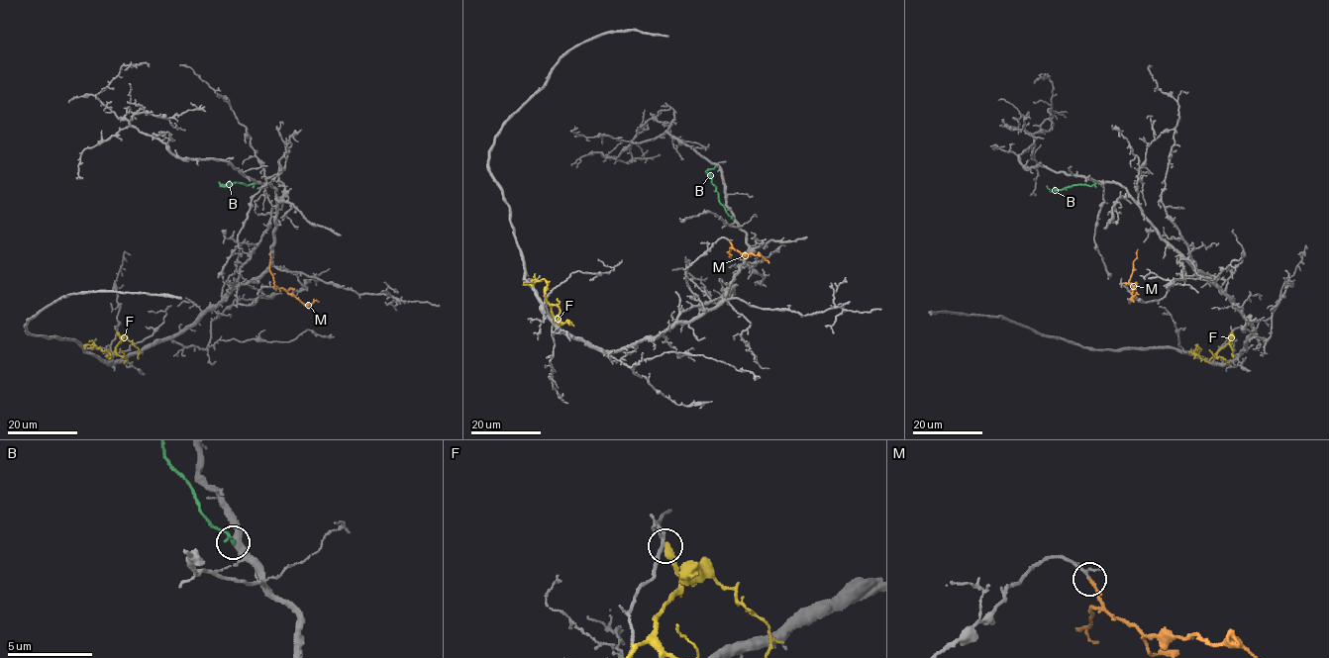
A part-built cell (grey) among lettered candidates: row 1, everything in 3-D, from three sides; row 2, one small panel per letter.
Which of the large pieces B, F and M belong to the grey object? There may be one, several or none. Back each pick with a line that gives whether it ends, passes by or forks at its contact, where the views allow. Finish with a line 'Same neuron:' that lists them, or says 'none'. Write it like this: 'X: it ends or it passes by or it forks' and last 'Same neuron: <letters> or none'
M: it ends
Same neuron: M

